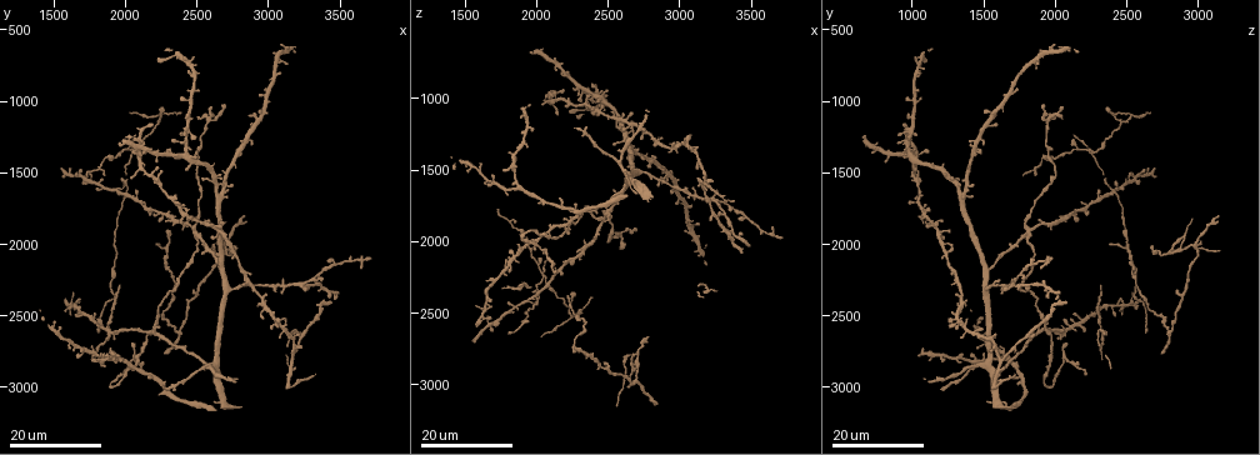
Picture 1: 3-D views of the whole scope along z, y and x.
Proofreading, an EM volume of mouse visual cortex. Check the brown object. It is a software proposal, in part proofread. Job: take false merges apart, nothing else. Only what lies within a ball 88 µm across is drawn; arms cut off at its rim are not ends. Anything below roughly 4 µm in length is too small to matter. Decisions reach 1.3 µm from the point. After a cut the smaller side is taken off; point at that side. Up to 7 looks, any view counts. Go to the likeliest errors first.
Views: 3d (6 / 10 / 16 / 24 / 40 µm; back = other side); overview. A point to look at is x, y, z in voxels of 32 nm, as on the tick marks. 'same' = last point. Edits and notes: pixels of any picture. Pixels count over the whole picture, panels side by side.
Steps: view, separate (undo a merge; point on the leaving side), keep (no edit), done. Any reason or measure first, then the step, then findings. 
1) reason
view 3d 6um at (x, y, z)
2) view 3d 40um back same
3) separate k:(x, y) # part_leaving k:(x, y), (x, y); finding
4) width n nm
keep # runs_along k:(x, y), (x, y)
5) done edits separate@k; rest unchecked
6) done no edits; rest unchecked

four or more arms meet
view 3d 16um at (2020, 1340, 2220)

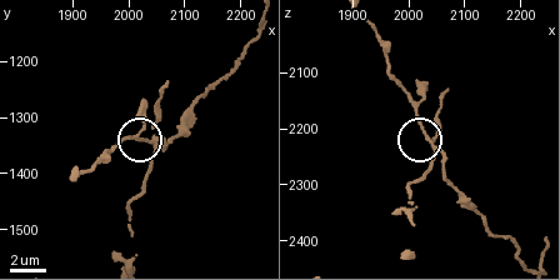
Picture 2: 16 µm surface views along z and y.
view 3d 10um at (2035, 1345, 2220)

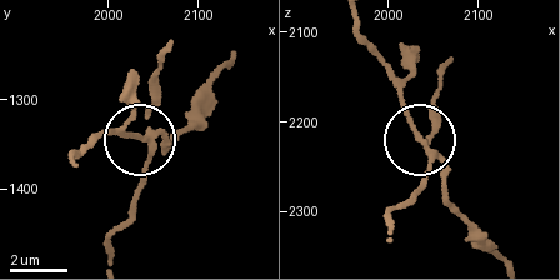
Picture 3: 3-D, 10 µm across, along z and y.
width 180 nm
separate 3:(164, 148) # part_leaving 3:(430, 151), (441, 170), (444, 199), (499, 256); a second neuron is stuck on

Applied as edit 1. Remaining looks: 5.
looks like a crossing
view 3d 24um at (2000, 1640, 2400)

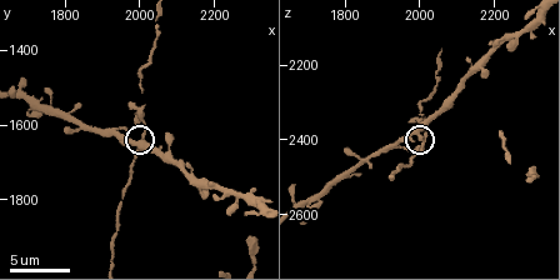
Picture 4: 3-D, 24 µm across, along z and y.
view 3d 10um same

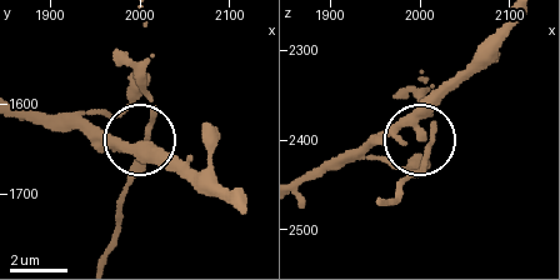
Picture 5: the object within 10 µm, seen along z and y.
keep # runs_along 5:(516, 23), (423, 116), (409, 143), (380, 138), (339, 153); all the same neuron

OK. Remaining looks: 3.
four-way junction
view 3d 16um at (2680, 2080, 2780)

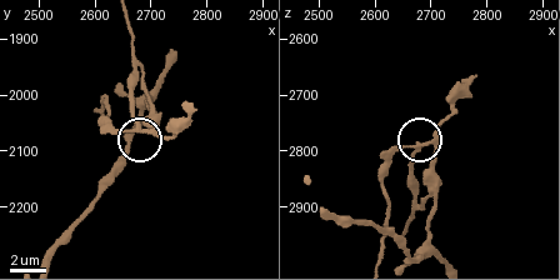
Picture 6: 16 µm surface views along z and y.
view 3d 10um at (2690, 2065, 2790)

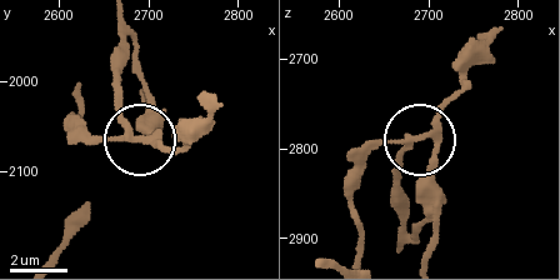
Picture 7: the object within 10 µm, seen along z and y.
side_arm 5 um
keep # runs_along 7:(426, 254), (435, 233), (435, 146), (426, 135), (469, 85); continuous, no second neuron

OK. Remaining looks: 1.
done edits separate@3; rest unchecked

